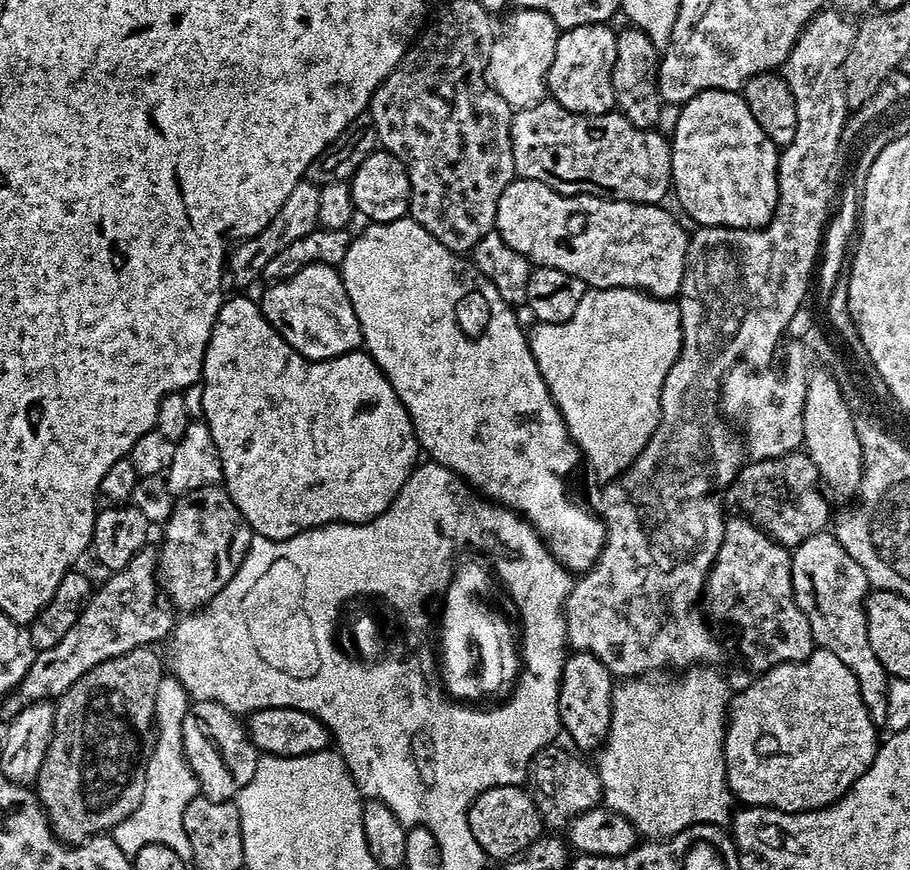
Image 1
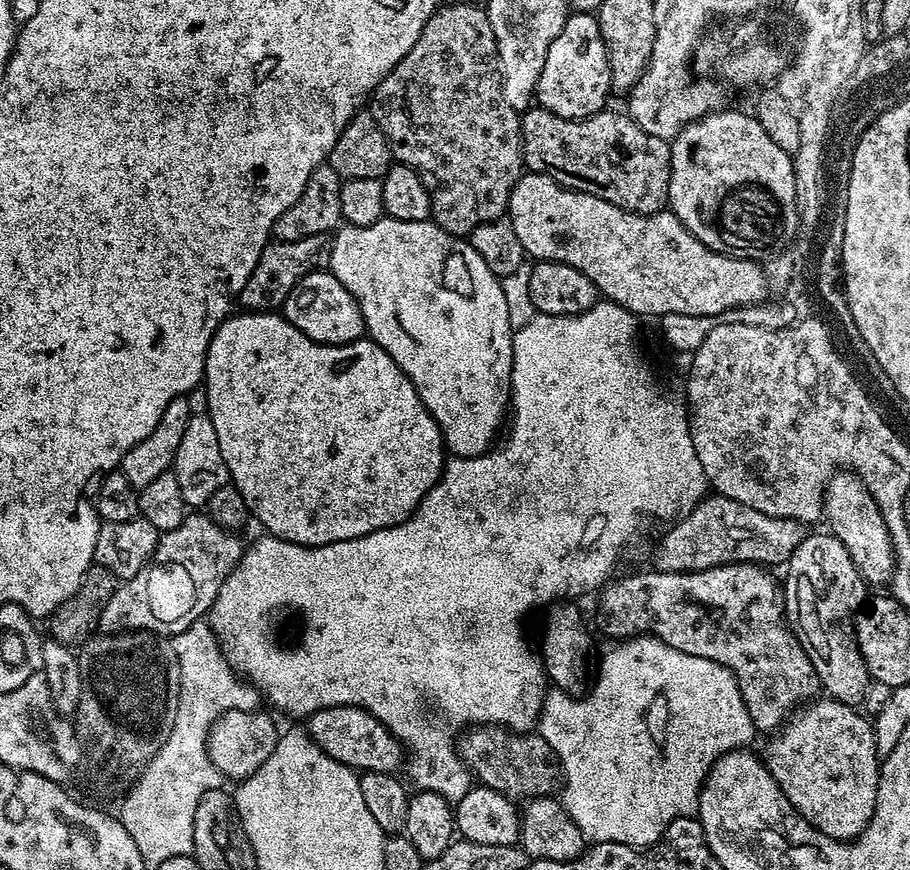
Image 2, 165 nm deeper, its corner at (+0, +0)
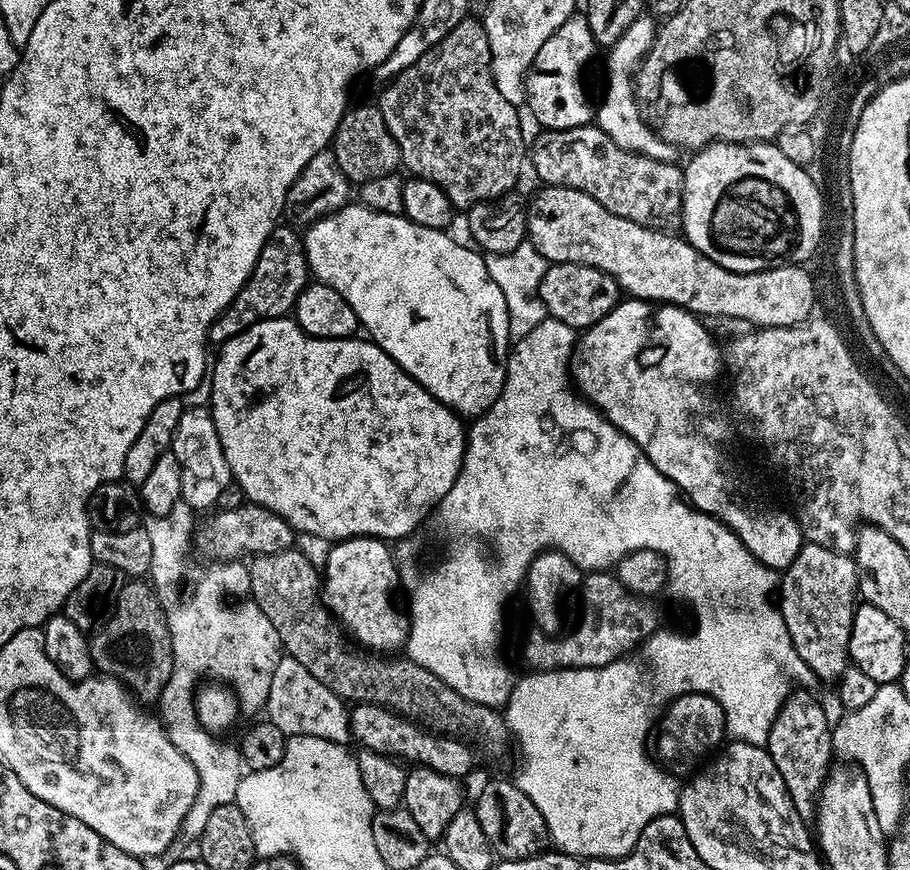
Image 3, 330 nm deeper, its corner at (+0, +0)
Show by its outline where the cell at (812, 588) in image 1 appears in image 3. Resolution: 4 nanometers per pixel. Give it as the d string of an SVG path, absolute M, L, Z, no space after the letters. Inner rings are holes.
M805 543L800 549L798 558L789 568L783 569L782 579L778 584L778 607L786 622L786 630L792 639L794 650L806 662L806 666L816 675L817 681L839 681L840 676L850 666L848 647L854 614L858 607L858 589L860 573L856 570L856 561L851 555L834 550L826 550L826 546Z

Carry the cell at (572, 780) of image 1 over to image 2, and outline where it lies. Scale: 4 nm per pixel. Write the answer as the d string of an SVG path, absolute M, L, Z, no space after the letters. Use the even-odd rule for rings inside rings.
M472 726L459 733L456 751L459 763L472 768L483 787L498 790L503 796L535 798L561 791L560 759L539 734L521 734L505 727Z

